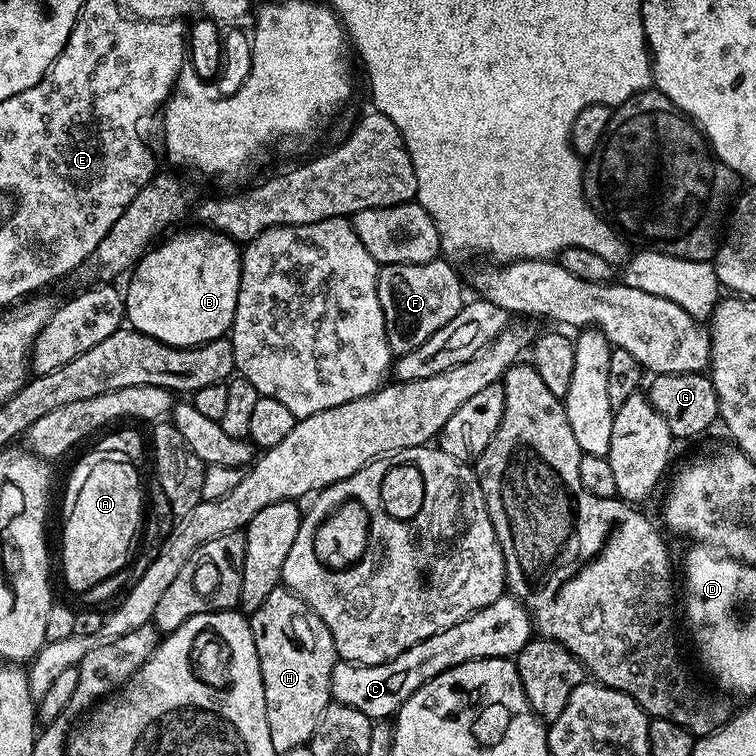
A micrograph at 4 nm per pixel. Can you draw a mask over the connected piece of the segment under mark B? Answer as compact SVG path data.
M207 226L195 227L188 228L177 236L169 235L160 242L165 244L157 243L149 248L135 268L131 269L127 277L128 288L126 287L124 292L124 314L127 323L137 332L150 338L158 338L158 342L166 342L175 348L193 348L227 337L231 333L238 306L241 245L229 238L225 232L216 232Z

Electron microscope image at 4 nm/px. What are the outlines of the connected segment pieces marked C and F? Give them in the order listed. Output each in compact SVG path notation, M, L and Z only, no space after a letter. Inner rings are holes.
M511 594L499 596L490 606L482 606L474 614L462 618L454 626L442 630L438 634L430 634L422 642L410 646L402 654L390 658L381 664L352 664L349 660L337 659L334 670L330 674L330 686L332 687L332 700L337 704L354 706L354 710L362 710L372 721L380 722L400 711L400 707L417 692L426 682L430 682L438 674L458 666L462 662L481 660L482 658L512 658L517 652L533 639L534 629L532 617L529 616L527 608Z
M437 258L421 264L385 264L378 274L378 302L382 302L382 318L386 322L386 338L390 342L390 350L396 356L410 354L410 350L422 346L430 334L442 330L454 314L466 303L464 288L460 285L460 276L451 268L447 259Z

